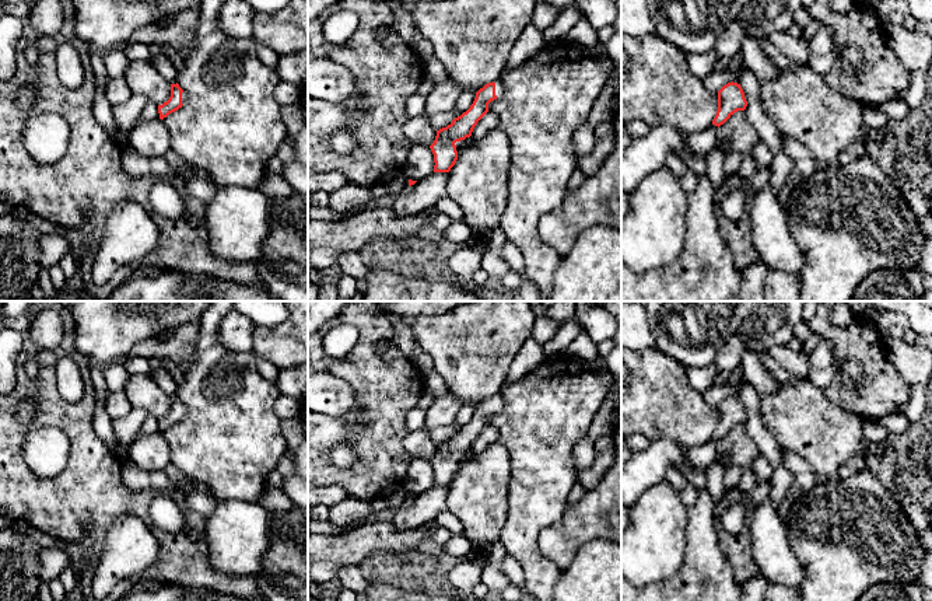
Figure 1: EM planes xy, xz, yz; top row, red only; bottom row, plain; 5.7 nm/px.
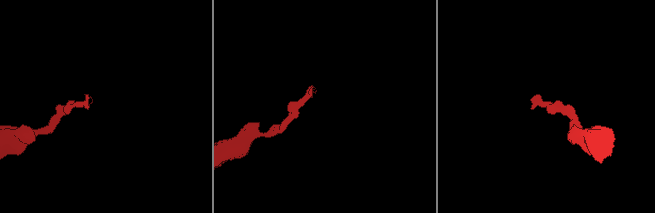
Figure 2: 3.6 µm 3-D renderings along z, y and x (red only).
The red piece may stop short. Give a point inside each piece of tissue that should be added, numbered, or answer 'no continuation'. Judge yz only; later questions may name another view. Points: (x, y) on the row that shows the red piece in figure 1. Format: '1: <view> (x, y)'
no continuation

